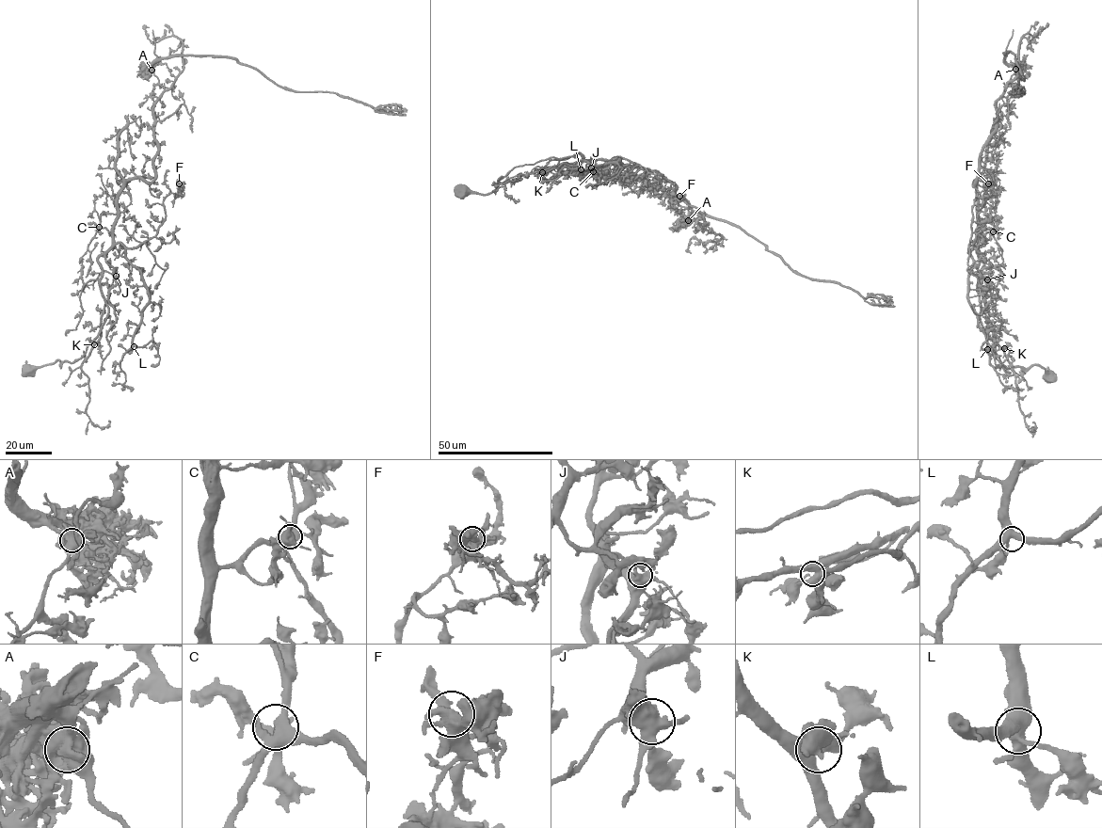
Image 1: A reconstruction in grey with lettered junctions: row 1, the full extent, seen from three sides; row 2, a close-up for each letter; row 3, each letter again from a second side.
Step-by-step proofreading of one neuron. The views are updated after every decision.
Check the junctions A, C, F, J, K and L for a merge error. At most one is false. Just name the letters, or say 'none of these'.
A

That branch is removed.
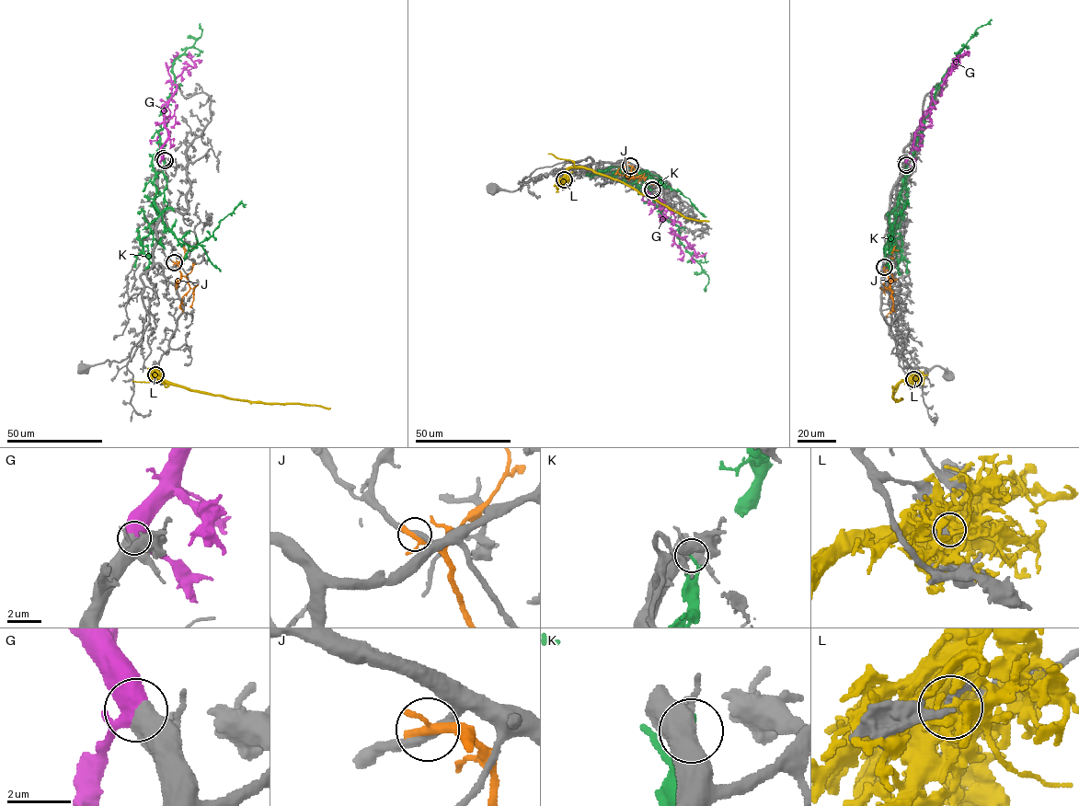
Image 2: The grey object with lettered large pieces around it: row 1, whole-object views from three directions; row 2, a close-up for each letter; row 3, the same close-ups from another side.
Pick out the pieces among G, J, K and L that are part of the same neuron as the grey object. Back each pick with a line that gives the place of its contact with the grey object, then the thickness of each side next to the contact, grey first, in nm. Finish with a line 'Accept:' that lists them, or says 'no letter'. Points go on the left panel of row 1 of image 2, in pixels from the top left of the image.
G: meets grey at (163, 158); 700 nm thick on the grey side, 550 nm on the other
Accept: G

